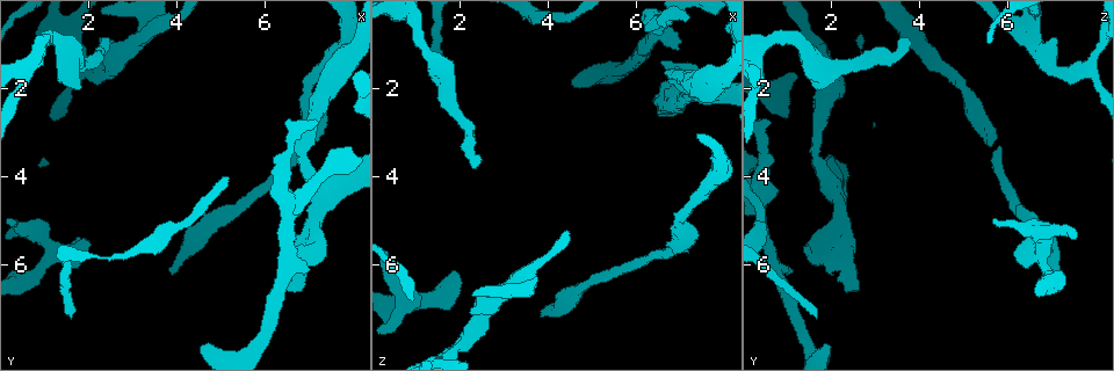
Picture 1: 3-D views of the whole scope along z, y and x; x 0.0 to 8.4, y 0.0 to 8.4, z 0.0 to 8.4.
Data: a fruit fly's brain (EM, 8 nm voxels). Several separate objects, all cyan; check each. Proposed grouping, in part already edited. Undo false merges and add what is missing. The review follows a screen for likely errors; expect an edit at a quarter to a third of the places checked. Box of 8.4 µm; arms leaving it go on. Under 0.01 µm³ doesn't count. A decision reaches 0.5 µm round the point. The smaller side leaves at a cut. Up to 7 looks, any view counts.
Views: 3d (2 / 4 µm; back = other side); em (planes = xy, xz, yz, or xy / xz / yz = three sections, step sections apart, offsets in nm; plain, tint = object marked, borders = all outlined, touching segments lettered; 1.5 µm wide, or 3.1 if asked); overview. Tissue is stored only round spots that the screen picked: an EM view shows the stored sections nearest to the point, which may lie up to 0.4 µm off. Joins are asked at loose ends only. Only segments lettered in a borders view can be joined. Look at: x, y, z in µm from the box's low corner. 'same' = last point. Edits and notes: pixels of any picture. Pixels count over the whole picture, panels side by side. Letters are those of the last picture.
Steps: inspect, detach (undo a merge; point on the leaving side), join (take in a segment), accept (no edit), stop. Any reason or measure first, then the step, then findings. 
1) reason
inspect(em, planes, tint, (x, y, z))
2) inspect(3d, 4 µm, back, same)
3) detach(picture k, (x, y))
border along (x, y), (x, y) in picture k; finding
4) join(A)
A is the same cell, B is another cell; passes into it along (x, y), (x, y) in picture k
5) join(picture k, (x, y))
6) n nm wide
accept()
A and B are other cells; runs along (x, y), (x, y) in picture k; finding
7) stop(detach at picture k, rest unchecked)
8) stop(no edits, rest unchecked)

inspect(em, xy, step 8, tint, (3.90, 6.25, 7.05))

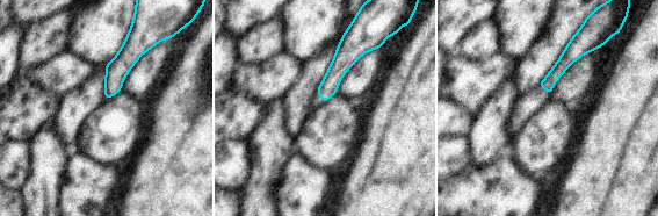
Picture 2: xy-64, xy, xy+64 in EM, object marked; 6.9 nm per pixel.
inspect(em, planes, borders, same)

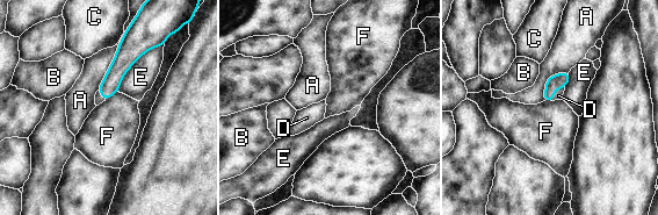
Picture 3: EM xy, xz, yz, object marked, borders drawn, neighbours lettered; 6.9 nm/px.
join(D)
D is the same cell, A, B, C, E and F are other cells; passes into it along (556, 81), (555, 92), (558, 95) in picture 3; the cell continues

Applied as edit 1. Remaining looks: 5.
stops while still wide
inspect(3d, 4 µm, (6.85, 6.50, 2.65))

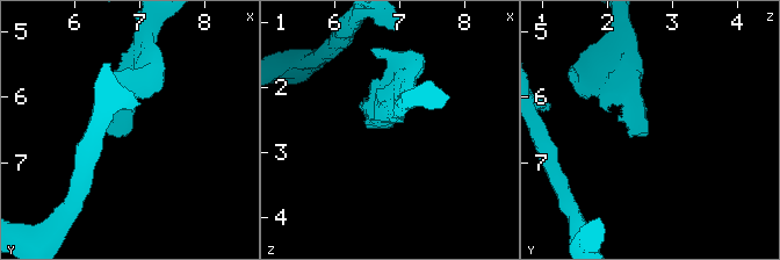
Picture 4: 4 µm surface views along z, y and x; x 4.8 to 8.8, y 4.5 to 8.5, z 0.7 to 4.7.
need the tissue
inspect(em, xy, step 8, borders, (6.85, 6.45, 2.65))

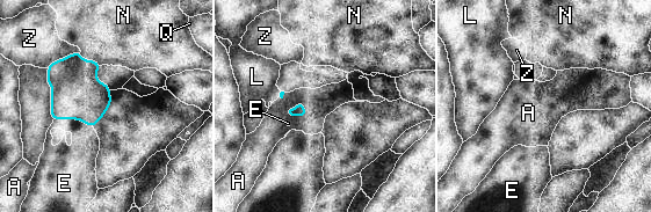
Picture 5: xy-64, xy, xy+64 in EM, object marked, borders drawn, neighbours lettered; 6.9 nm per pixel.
join(E)
E is the same cell, A, L, N, Q and Z are other cells; passes into it along (77, 93), (73, 118), (82, 153) in picture 5; it goes on there

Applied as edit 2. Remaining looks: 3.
free end
inspect(3d, 2 µm, (1.65, 7.15, 1.65))

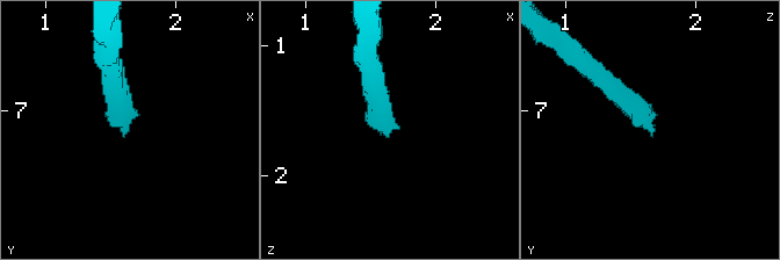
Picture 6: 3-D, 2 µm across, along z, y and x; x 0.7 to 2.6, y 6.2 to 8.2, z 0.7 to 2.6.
need the tissue
inspect(em, planes, borders, (1.60, 7.18, 1.64))

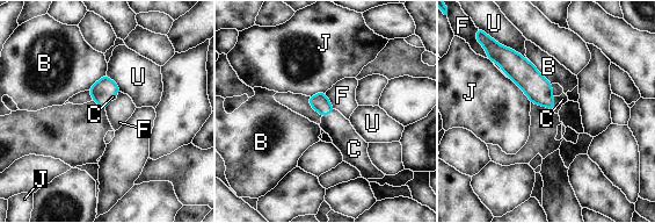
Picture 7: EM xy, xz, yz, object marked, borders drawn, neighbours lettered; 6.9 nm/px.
U touches over 220 nm
join(C)
C is the same cell, B, F, J and U are other cells; passes into it along (528, 78), (553, 103), (562, 99) in picture 7; the cell continues

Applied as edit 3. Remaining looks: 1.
stop(join at picture 3, join at picture 5, join at picture 7, rest unchecked)

